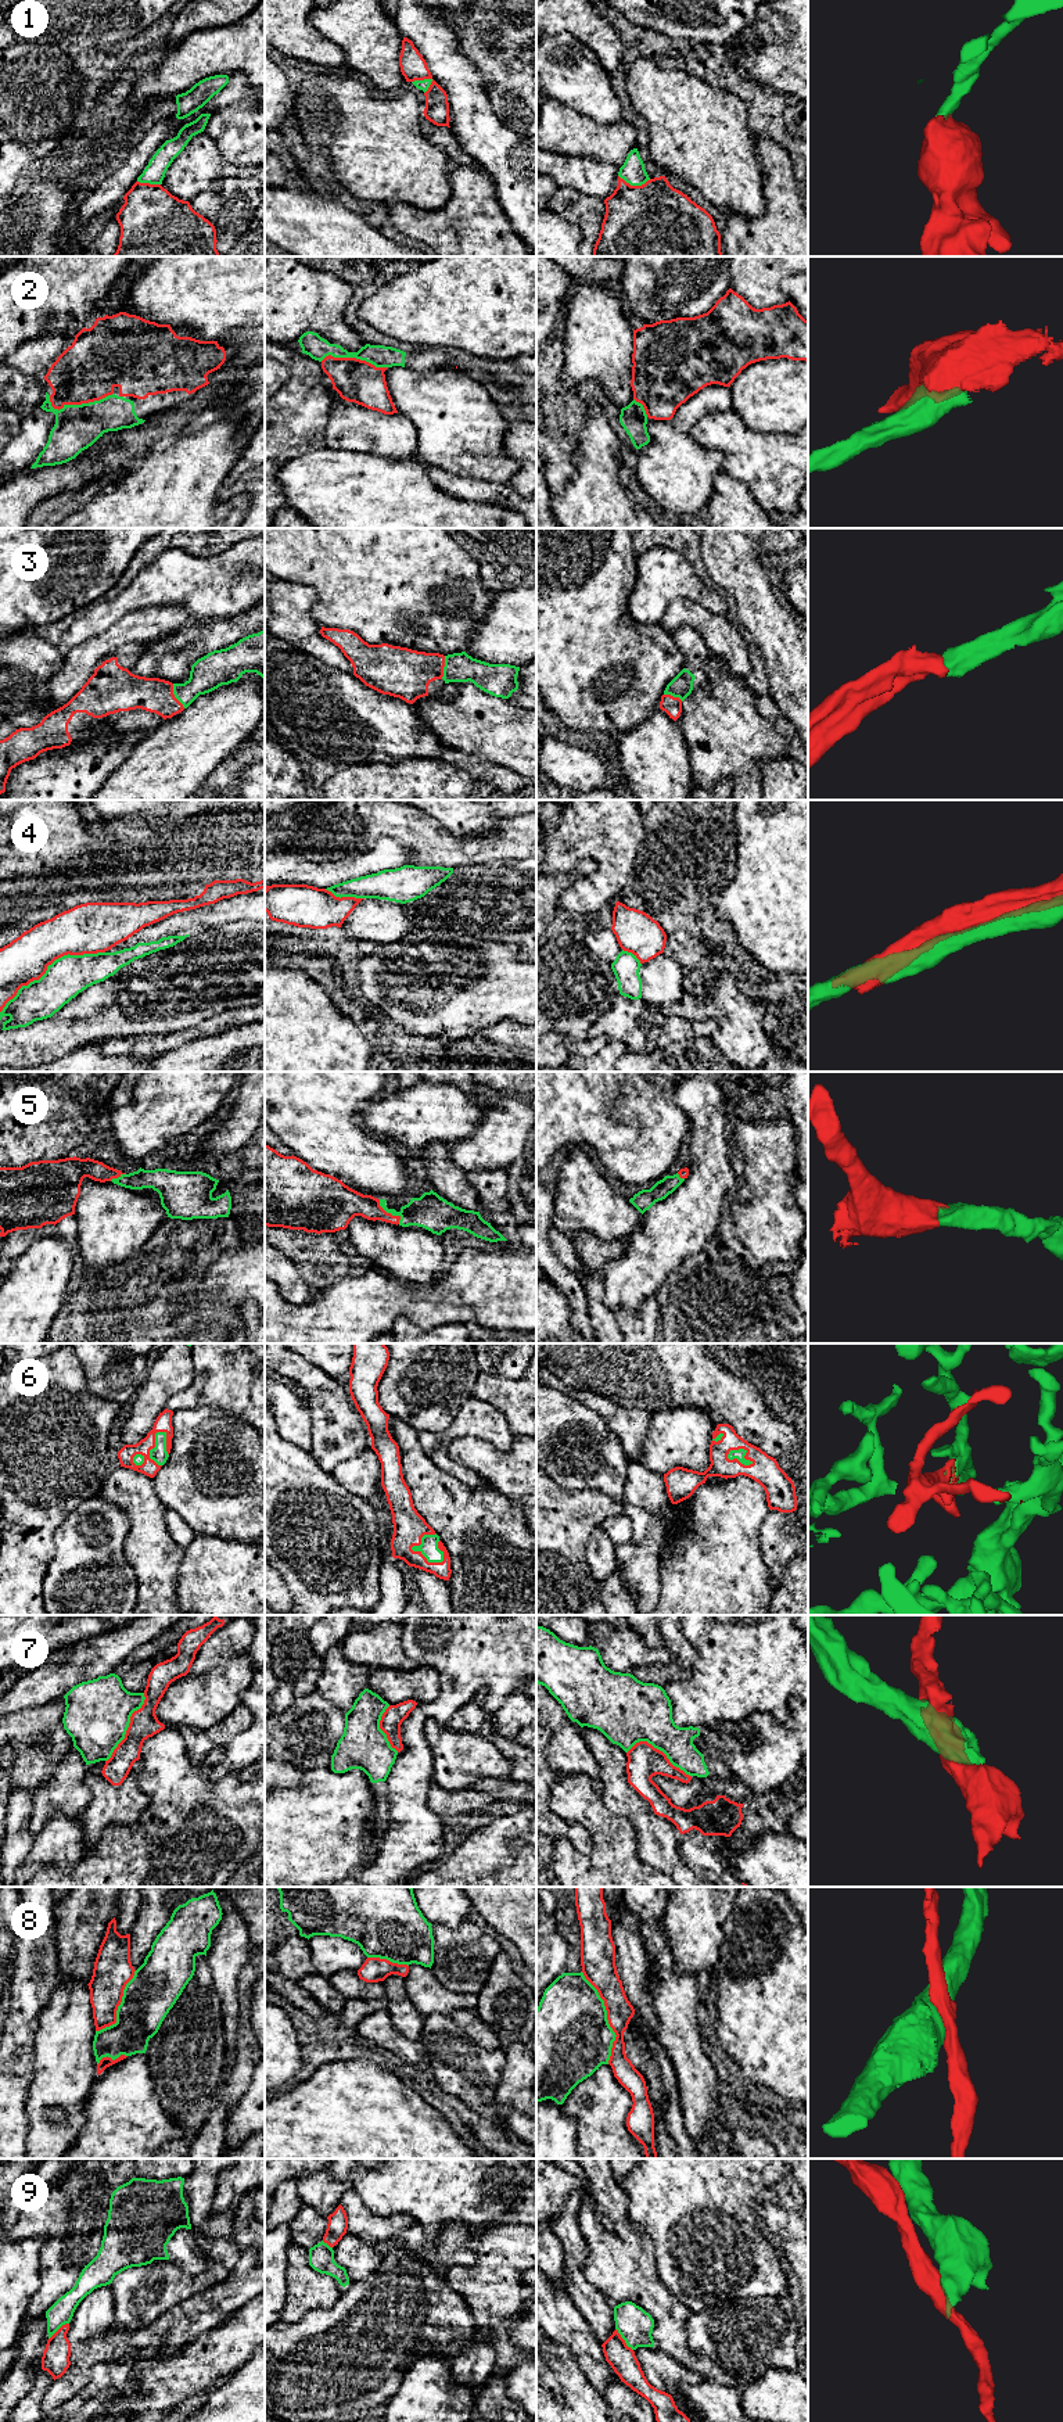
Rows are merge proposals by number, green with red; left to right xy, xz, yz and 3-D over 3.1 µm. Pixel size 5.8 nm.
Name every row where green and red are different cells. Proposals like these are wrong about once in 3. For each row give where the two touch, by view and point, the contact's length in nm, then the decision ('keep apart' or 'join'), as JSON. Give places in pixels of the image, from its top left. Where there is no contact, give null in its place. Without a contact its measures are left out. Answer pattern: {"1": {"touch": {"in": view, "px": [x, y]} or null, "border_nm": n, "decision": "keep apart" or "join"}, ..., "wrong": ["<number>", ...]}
{"1": {"touch": {"in": "xz", "px": [422, 81]}, "border_nm": 130, "decision": "join"}, "2": {"touch": {"in": "xy", "px": [79, 405]}, "border_nm": 380, "decision": "join"}, "3": {"touch": {"in": "xy", "px": [175, 696]}, "border_nm": 160, "decision": "join"}, "4": {"touch": {"in": "xy", "px": [49, 965]}, "border_nm": 700, "decision": "keep apart"}, "5": {"touch": {"in": "xz", "px": [390, 1212]}, "border_nm": 190, "decision": "join"}, "6": {"touch": {"in": "xz", "px": [427, 1560]}, "border_nm": 220, "decision": "join"}, "7": {"touch": {"in": "xy", "px": [128, 1726]}, "border_nm": 460, "decision": "keep apart"}, "8": {"touch": {"in": "yz", "px": [606, 2017]}, "border_nm": 550, "decision": "keep apart"}, "9": {"touch": {"in": "yz", "px": [622, 2338]}, "border_nm": 170, "decision": "keep apart"}, "wrong": ["4", "7", "8", "9"]}

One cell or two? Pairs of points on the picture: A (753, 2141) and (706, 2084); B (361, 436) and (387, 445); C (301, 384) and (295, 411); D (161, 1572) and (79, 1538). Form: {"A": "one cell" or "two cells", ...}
{"A": "two cells", "B": "one cell", "C": "one cell", "D": "two cells"}

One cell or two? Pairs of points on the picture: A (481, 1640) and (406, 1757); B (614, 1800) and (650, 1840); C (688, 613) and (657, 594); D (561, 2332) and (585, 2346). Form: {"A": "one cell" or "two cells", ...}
{"A": "one cell", "B": "one cell", "C": "two cells", "D": "one cell"}

